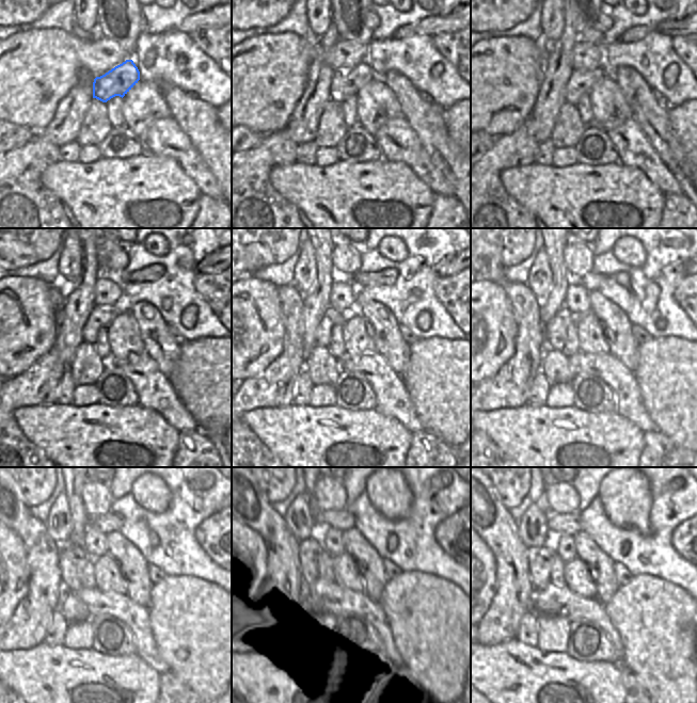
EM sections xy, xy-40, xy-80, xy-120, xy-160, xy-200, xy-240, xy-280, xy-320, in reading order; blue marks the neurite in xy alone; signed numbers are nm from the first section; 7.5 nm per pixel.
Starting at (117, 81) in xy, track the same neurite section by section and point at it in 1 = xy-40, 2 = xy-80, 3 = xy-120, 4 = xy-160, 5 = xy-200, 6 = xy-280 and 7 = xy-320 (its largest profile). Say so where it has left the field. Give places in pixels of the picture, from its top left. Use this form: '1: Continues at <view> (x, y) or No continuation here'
1: Continues at xy-40 (345, 83)
2: Continues at xy-80 (581, 82)
3: Continues at xy-120 (99, 318)
4: Continues at xy-160 (332, 317)
5: Continues at xy-200 (554, 332)
6: Continues at xy-280 (309, 549)
7: Continues at xy-320 (539, 565).

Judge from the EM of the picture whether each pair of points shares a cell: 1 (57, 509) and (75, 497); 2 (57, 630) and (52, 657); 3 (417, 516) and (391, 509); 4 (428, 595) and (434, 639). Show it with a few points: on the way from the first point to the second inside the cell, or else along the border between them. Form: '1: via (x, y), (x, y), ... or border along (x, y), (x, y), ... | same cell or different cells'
1: border along (64, 491), (67, 497), (72, 526) | different cells
2: border along (43, 642), (49, 645), (62, 644) | different cells
3: border along (409, 489), (410, 512), (398, 520), (386, 518) | different cells
4: via (428, 606), (428, 617), (433, 623), (434, 628) | same cell

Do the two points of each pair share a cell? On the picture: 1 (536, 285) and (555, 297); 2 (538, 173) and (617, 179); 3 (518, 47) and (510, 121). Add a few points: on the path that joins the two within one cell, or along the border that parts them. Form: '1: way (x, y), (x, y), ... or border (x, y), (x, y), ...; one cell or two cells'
1: border (549, 267), (551, 270), (551, 288), (541, 301); two cells
2: way (557, 179), (598, 179); one cell
3: way (518, 66), (518, 104); one cell

